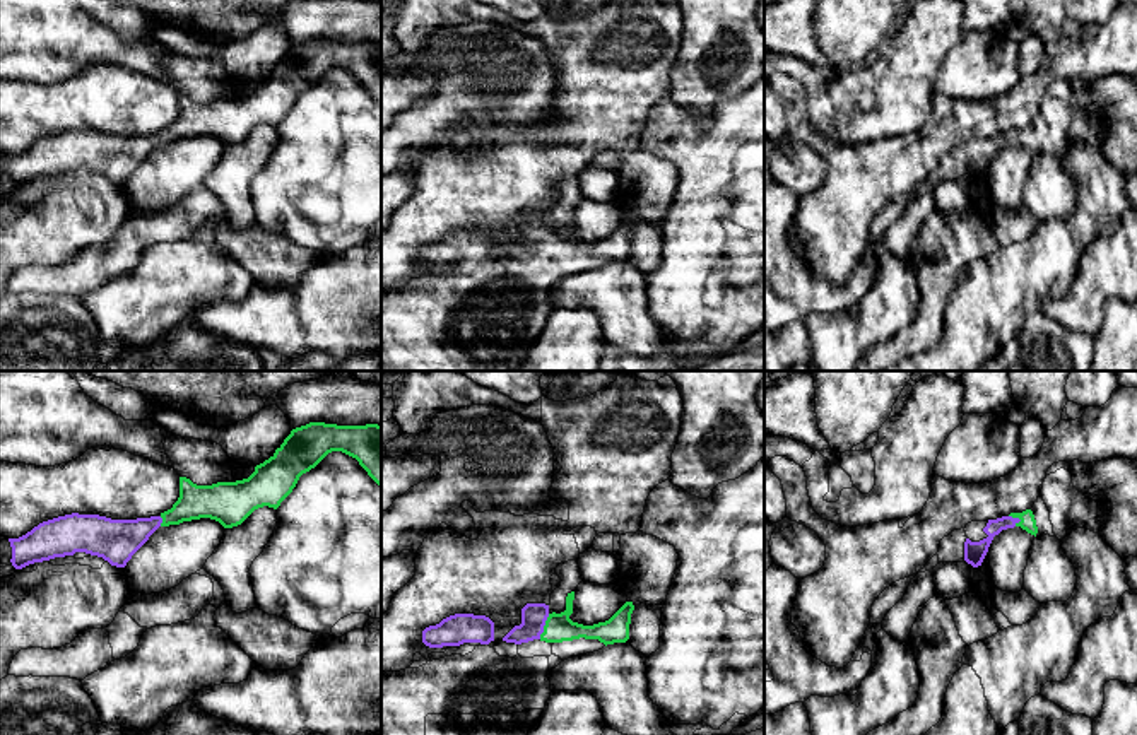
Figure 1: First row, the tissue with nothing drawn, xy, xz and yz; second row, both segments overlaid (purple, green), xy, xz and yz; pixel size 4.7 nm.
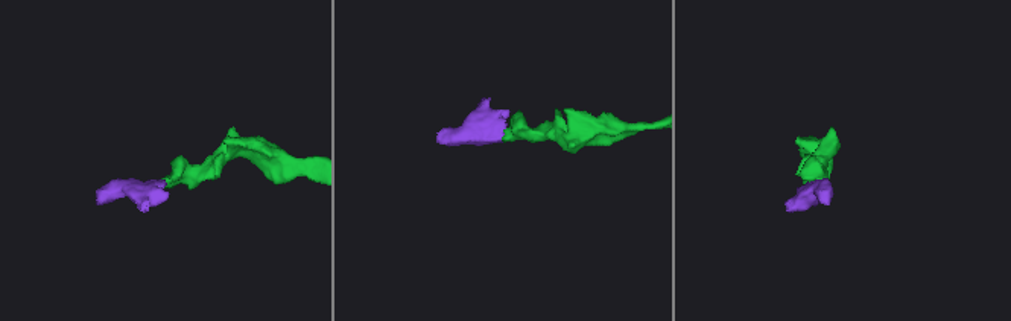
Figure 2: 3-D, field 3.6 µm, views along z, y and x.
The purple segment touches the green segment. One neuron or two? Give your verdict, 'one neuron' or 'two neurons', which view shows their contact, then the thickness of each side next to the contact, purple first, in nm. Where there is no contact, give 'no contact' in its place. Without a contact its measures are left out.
one neuron; contact in xz; calibres 120 and 130 nm

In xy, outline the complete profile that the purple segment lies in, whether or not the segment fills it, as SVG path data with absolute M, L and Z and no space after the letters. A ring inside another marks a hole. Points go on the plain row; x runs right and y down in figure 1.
M309 39L296 44L255 89L243 97L197 103L180 94L180 115L159 133L111 137L99 132L65 132L39 140L19 156L0 159L0 179L22 186L34 179L85 169L125 185L159 144L210 135L224 145L241 142L255 126L277 126L299 94L328 70L342 68L359 79L381 104L381 43Z

